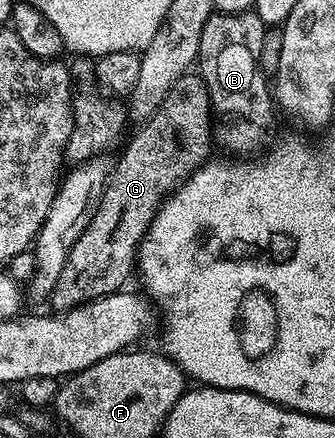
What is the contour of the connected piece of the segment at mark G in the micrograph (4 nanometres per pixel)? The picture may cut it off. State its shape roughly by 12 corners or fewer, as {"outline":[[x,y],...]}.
{"outline":[[183,74],[111,167],[58,276],[63,312],[125,289],[165,200],[209,161]]}

